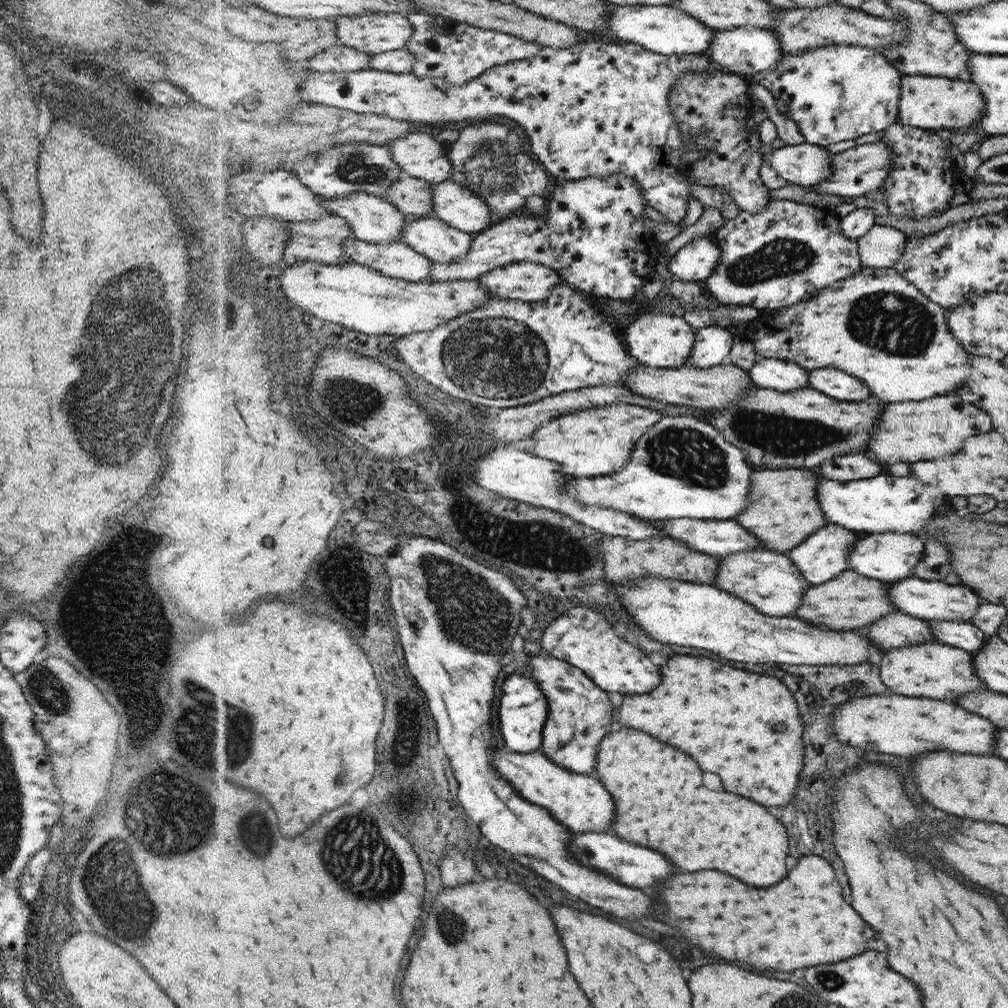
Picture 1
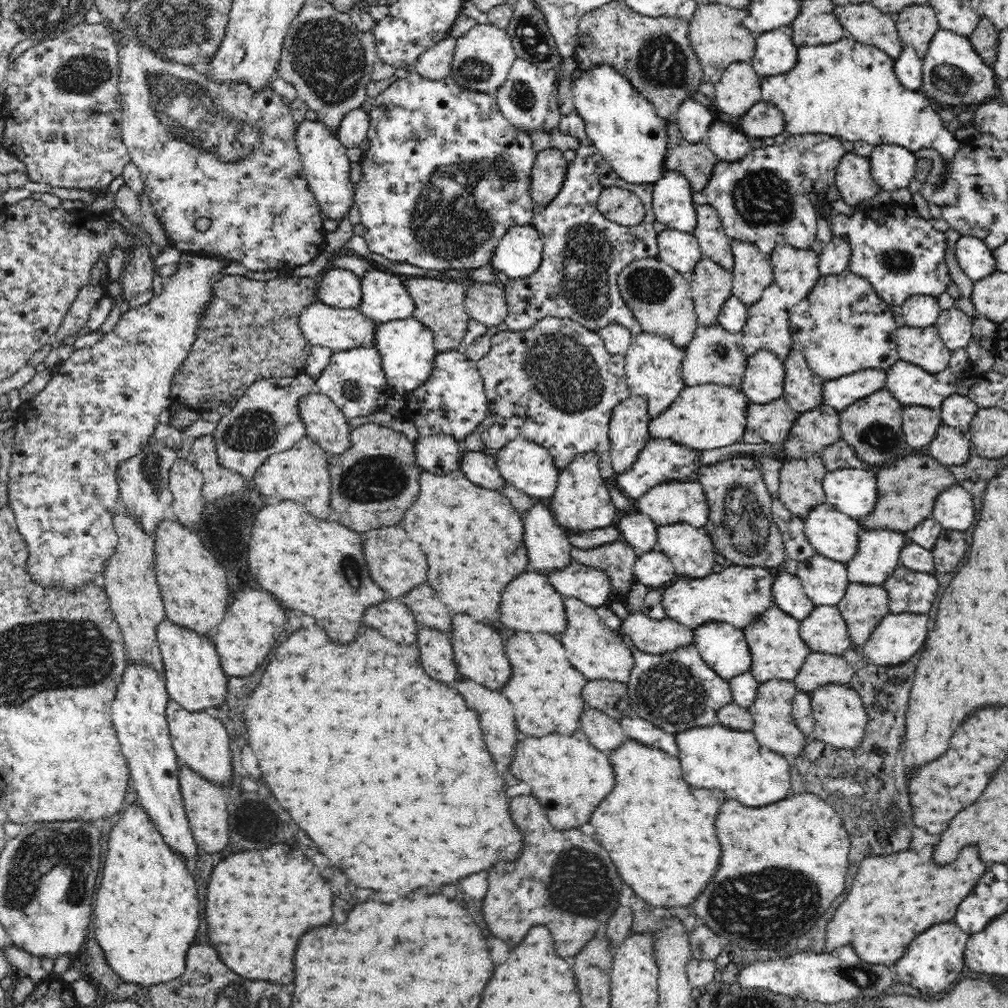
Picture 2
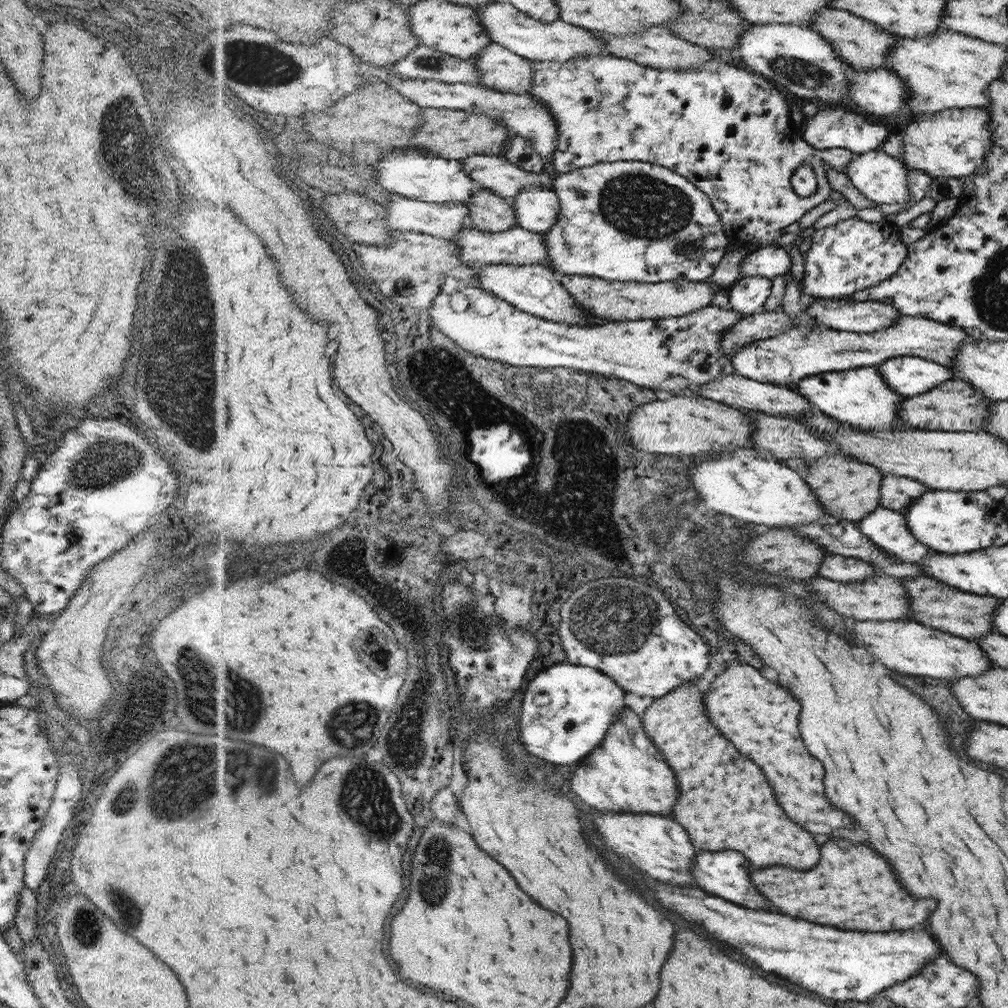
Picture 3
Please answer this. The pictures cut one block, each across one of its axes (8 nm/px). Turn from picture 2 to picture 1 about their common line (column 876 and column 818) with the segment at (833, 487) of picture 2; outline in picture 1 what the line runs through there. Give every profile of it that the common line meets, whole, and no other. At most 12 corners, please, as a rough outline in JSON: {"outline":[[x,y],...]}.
{"outline":[[887,471],[819,475],[828,522],[915,534],[946,505],[937,486]]}

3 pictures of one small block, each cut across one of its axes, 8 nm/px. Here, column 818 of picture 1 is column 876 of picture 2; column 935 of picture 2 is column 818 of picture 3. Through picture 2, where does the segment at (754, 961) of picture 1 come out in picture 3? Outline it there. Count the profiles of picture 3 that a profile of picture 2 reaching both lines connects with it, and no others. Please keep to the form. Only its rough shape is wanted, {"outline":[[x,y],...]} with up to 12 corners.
{"outline":[[868,846],[750,874],[778,912],[854,932],[916,930],[912,898]]}

